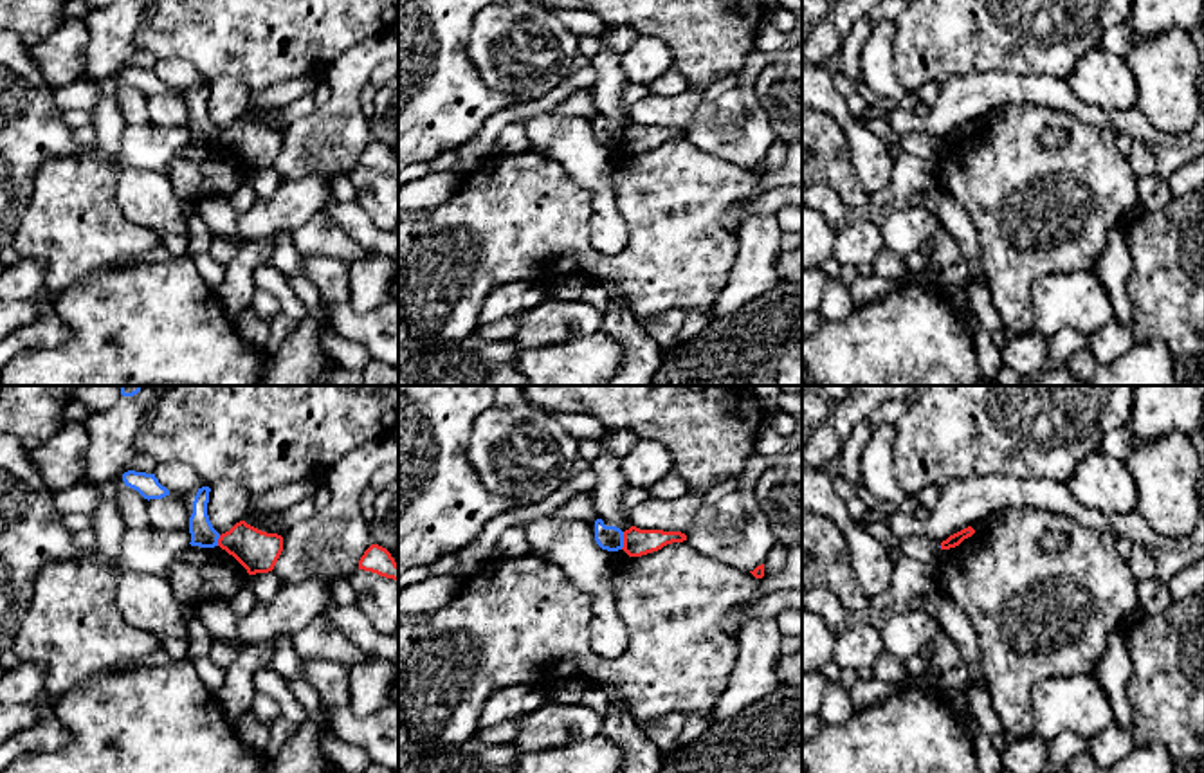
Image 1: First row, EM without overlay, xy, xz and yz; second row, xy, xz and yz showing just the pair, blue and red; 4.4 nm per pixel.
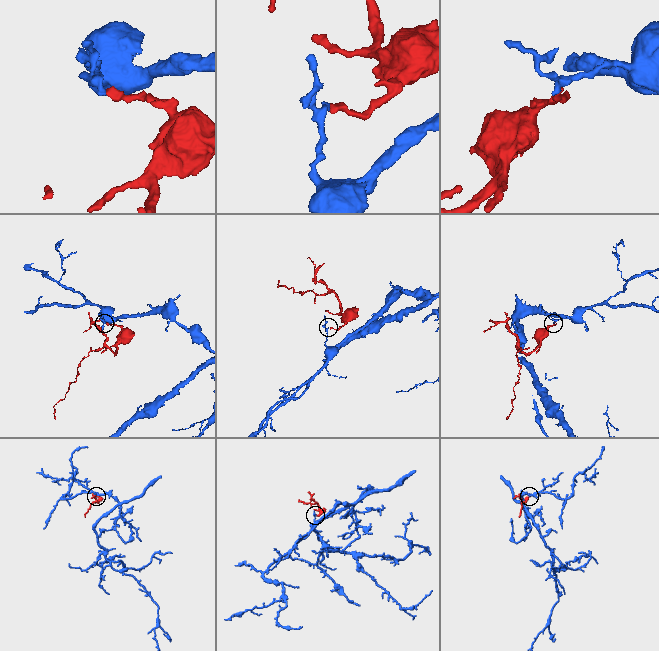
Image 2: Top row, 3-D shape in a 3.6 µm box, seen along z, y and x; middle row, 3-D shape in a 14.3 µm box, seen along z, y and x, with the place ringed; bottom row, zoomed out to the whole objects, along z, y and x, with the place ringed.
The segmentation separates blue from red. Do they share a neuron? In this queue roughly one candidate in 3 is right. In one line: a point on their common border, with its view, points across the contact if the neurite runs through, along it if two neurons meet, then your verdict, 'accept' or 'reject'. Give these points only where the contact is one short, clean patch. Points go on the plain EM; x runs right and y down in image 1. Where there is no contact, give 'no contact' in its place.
xz (622, 137) | reject

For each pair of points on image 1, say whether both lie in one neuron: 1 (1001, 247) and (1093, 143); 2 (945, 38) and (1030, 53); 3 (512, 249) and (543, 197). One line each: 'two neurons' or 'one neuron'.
1: one neuron
2: one neuron
3: one neuron

